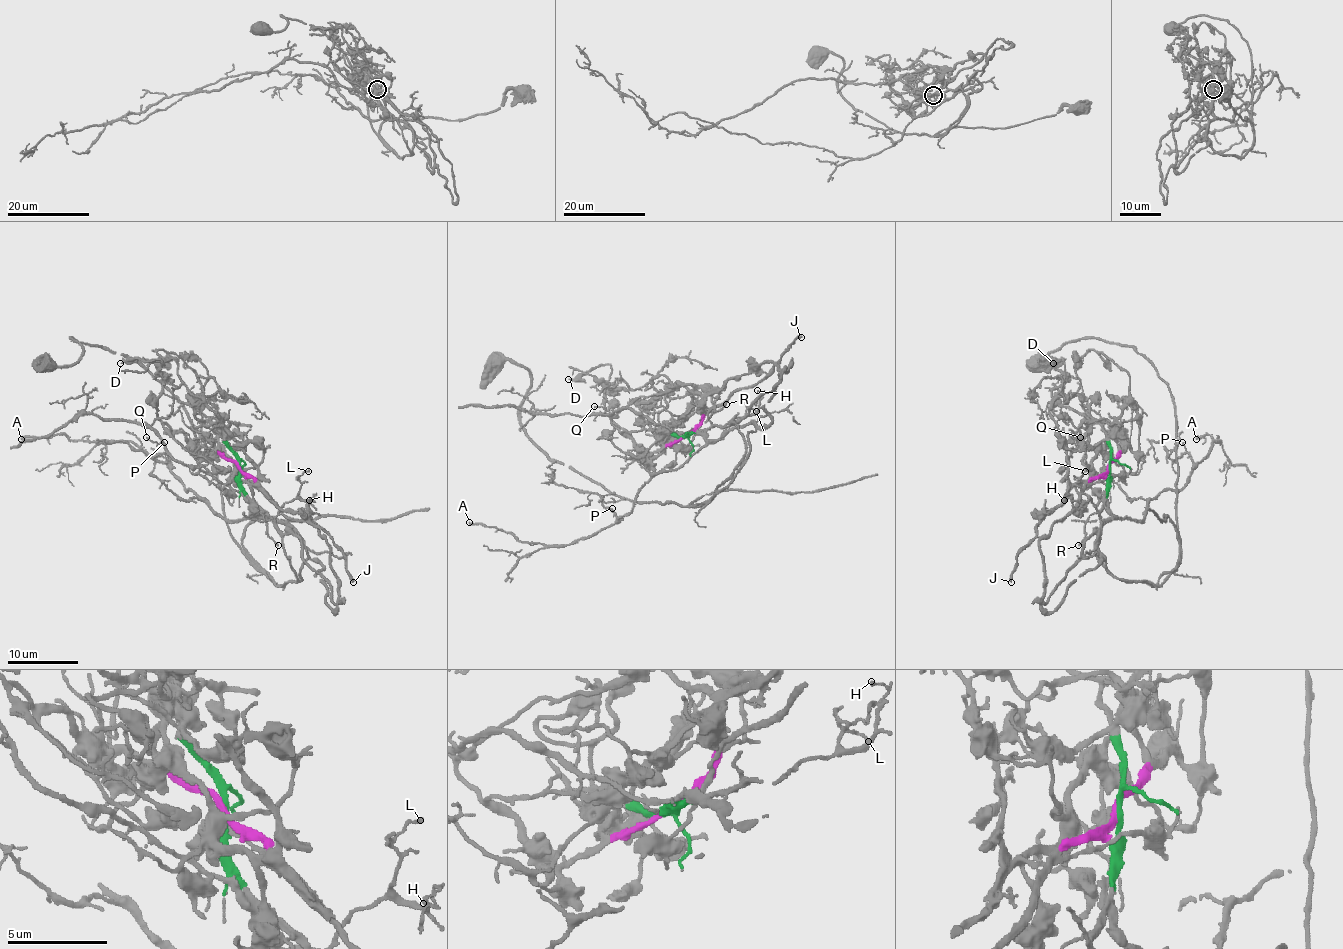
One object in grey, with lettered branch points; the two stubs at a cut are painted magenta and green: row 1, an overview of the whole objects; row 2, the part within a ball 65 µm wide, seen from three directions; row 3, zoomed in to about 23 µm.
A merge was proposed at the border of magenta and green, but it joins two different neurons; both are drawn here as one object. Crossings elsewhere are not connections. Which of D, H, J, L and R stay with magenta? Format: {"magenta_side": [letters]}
{"magenta_side": ["D"]}

